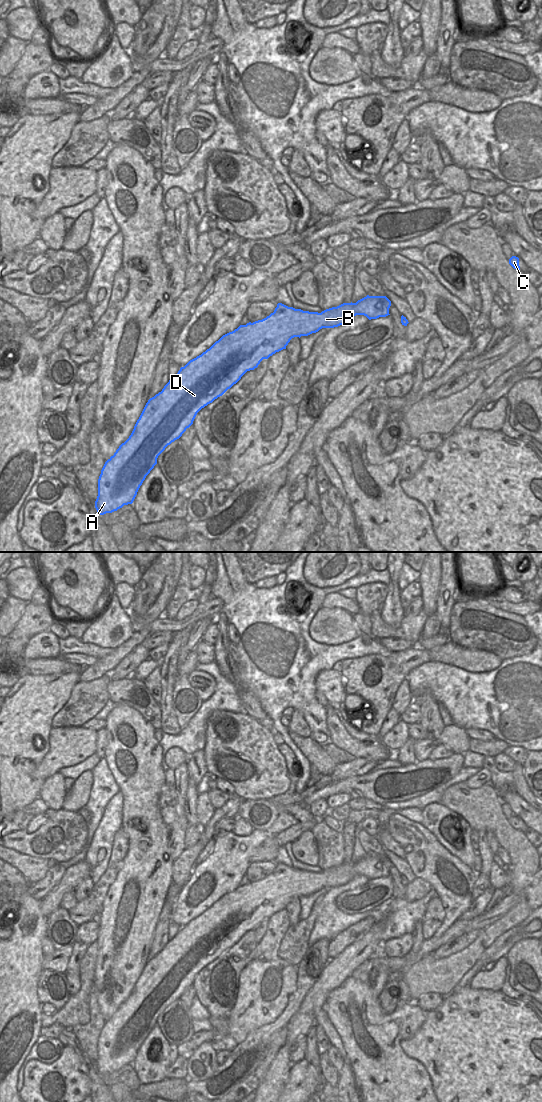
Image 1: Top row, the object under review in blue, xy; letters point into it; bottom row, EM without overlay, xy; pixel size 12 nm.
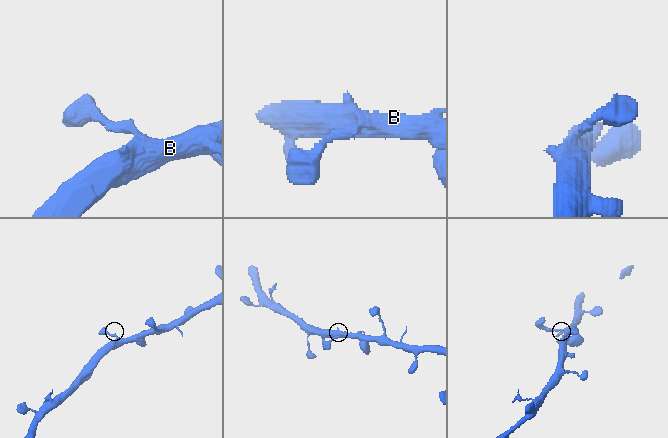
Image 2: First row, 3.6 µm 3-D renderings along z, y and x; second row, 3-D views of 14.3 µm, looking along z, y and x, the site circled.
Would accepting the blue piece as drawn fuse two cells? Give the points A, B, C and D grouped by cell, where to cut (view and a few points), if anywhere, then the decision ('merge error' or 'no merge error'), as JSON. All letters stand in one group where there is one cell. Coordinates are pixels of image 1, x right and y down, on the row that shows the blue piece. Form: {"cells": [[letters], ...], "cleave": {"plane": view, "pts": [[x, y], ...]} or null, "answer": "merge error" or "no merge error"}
{"cells": [["A", "B", "C", "D"]], "cleave": null, "answer": "no merge error"}

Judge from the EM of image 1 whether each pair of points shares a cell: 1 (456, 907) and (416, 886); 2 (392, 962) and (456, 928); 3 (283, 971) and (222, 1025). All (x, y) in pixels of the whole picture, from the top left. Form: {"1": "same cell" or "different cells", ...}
{"1": "different cells", "2": "same cell", "3": "different cells"}

